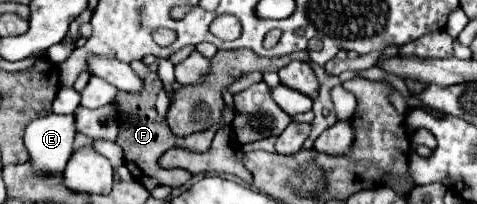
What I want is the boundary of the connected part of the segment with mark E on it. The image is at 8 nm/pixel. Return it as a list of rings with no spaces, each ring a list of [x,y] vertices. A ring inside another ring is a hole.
[[[50,114],[28,124],[24,144],[36,172],[62,172],[72,154],[74,136],[74,114]]]

